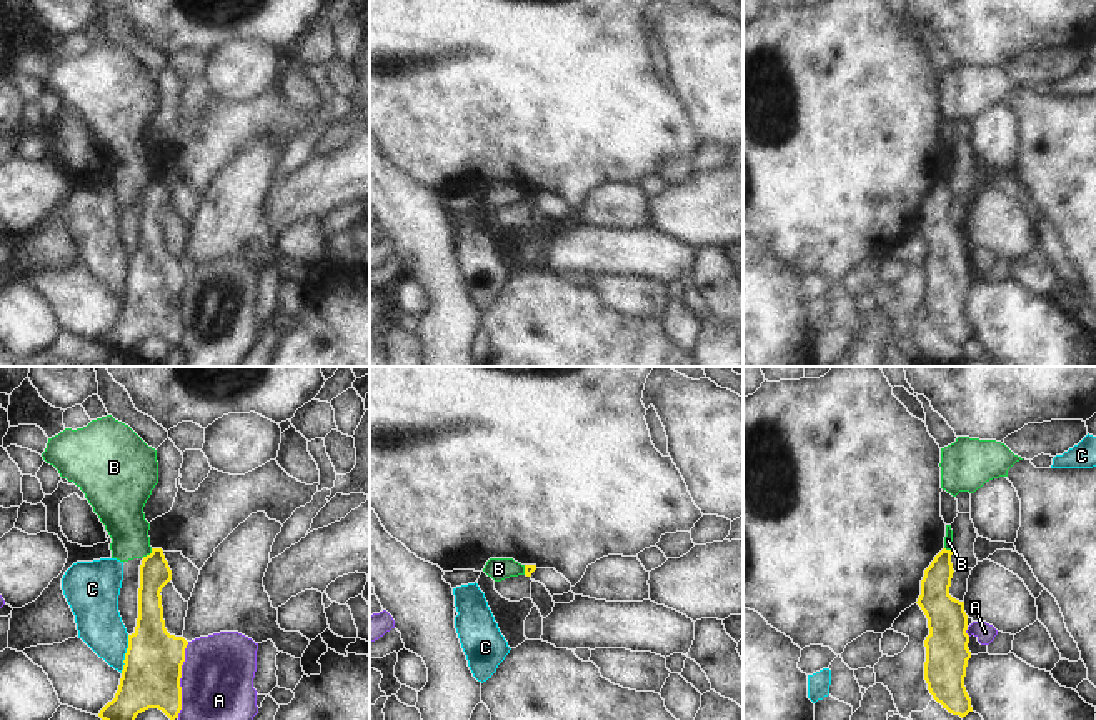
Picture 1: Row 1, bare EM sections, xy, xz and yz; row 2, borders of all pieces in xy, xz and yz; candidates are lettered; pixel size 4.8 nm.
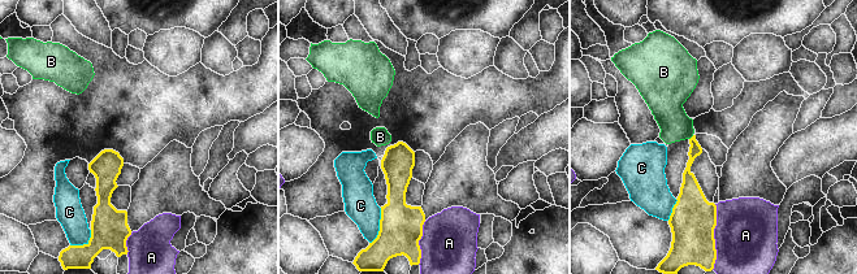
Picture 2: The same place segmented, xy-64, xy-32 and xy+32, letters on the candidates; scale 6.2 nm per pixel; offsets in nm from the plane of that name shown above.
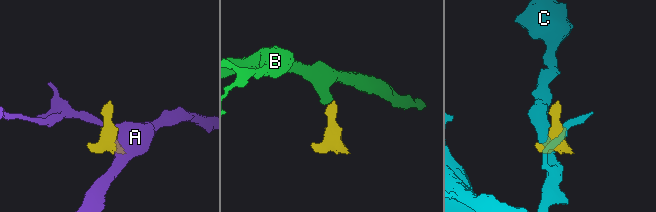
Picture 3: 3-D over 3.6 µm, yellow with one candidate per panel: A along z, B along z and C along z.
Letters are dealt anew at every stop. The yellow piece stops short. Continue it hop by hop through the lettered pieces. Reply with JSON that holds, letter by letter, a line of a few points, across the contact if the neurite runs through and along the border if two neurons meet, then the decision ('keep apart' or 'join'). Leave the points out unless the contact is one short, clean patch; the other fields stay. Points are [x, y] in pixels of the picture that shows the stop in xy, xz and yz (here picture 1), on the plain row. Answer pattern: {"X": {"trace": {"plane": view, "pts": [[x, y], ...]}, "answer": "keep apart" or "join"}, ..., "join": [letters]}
{"A": {"answer": "keep apart"}, "B": {"trace": {"plane": "xy", "pts": [[152, 175], [142, 184]]}, "answer": "keep apart"}, "C": {"answer": "keep apart"}, "join": []}

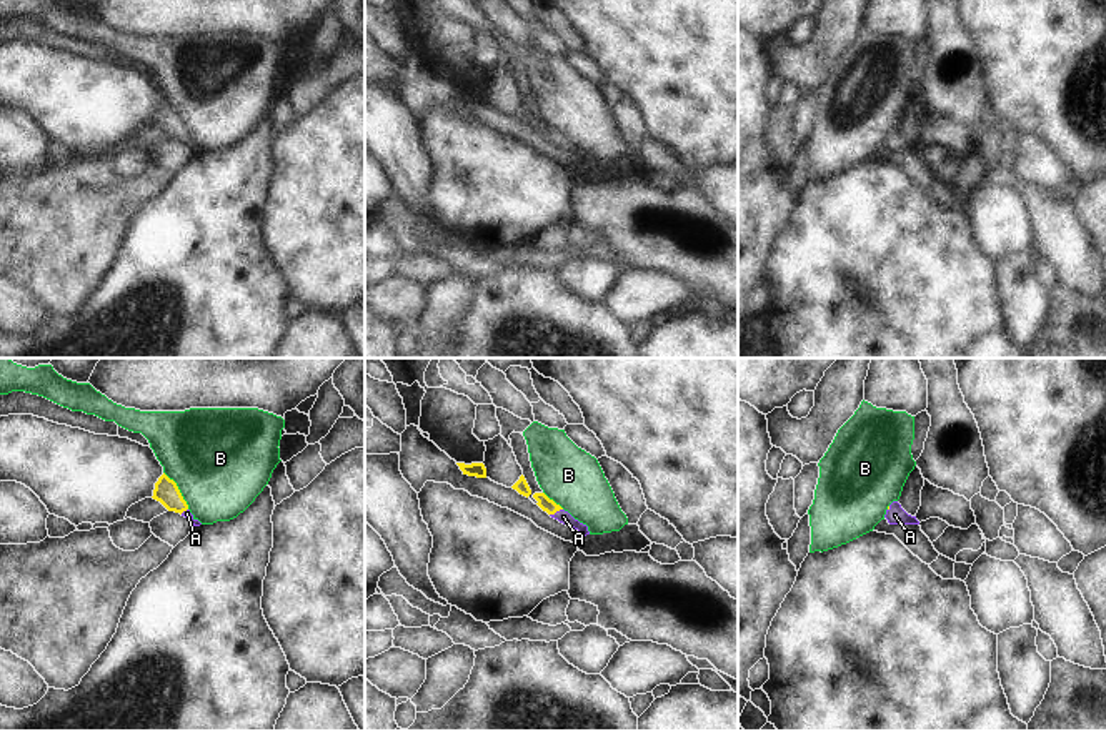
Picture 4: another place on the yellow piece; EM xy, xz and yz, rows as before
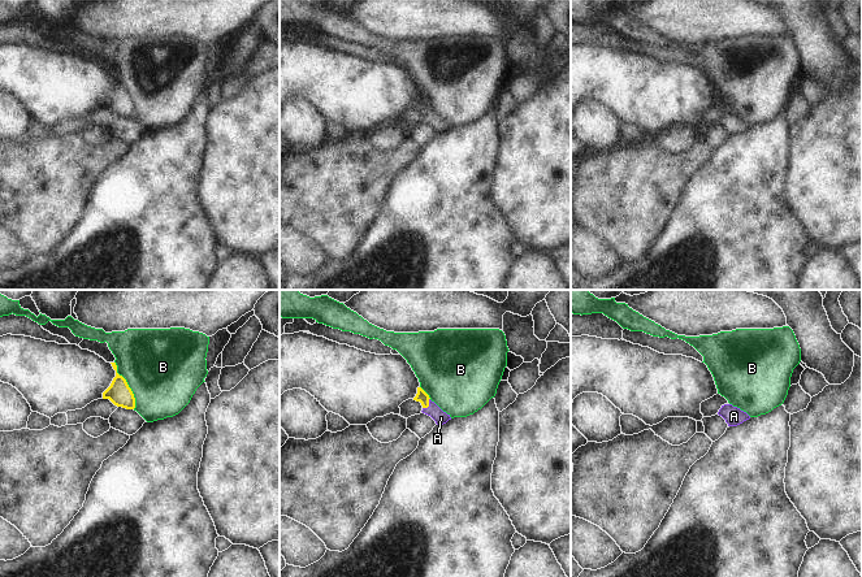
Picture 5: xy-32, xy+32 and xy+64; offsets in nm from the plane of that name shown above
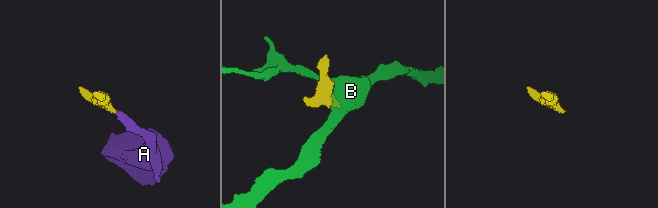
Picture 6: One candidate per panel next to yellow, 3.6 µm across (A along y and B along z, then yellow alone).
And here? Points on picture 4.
{"A": {"trace": {"plane": "xz", "pts": [[545, 130], [555, 139], [563, 144]]}, "answer": "join"}, "B": {"answer": "keep apart"}, "join": ["A"]}

